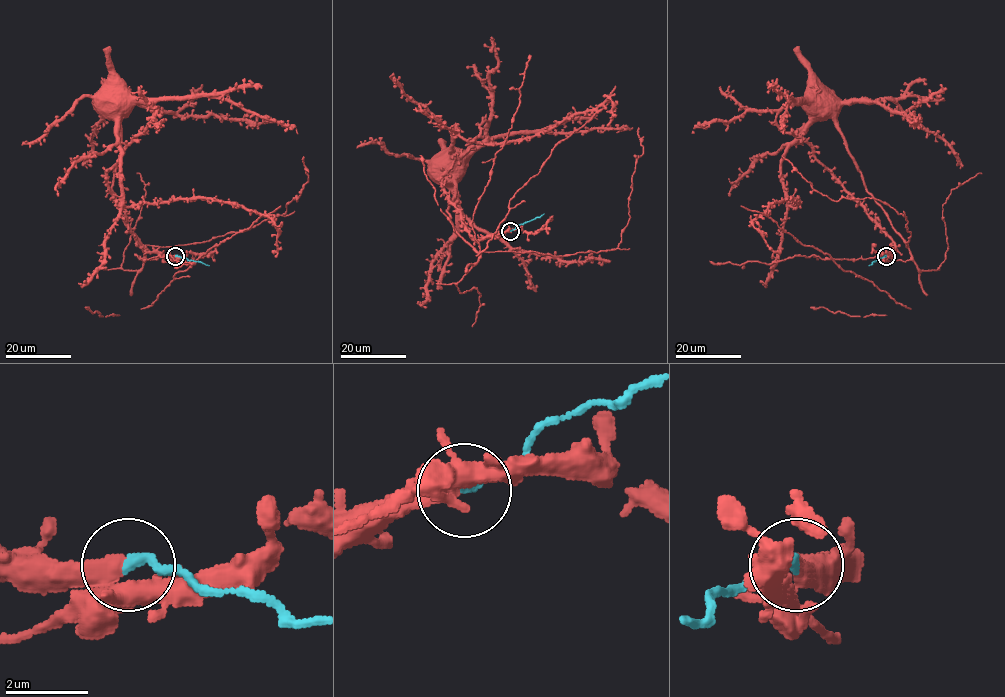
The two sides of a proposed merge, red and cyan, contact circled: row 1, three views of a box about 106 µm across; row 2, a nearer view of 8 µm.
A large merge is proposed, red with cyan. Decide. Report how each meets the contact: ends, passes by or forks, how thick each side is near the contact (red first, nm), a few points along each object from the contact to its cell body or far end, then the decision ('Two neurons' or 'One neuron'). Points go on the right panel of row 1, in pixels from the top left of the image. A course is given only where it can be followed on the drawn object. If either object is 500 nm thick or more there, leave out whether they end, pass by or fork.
At the ring red passes by. At the ring cyan ends. Thickness 360 nm (red) against 240 nm. Course of red: (886, 255), (895, 248), (891, 237), (802, 137), (779, 127), (776, 118), (782, 110), (805, 97), (808, 105). Course of cyan: (886, 255), (868, 265). Two neurons

